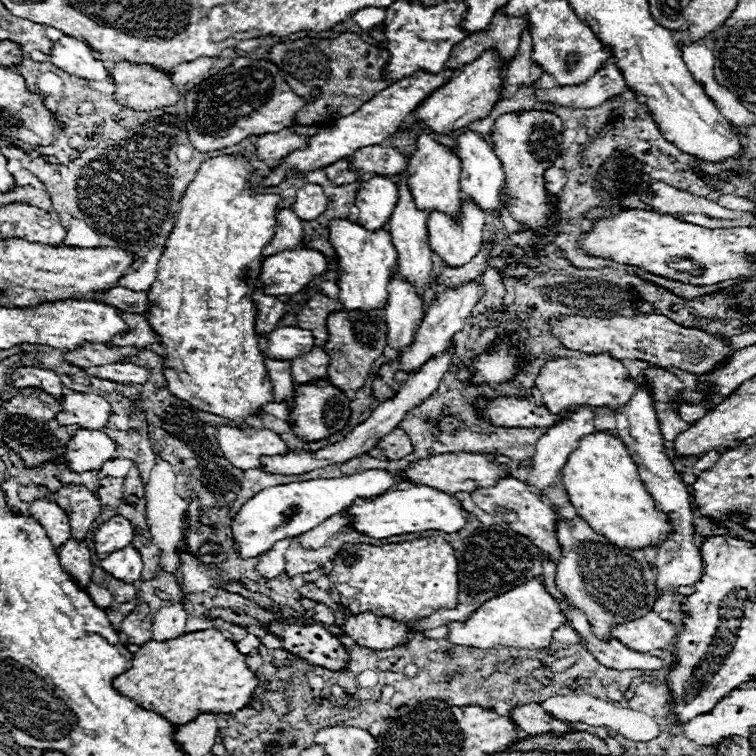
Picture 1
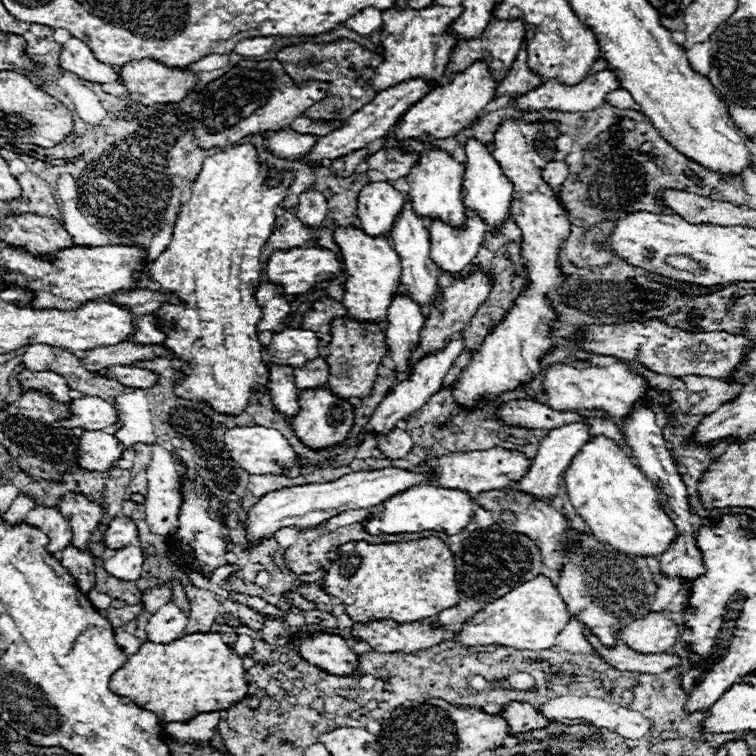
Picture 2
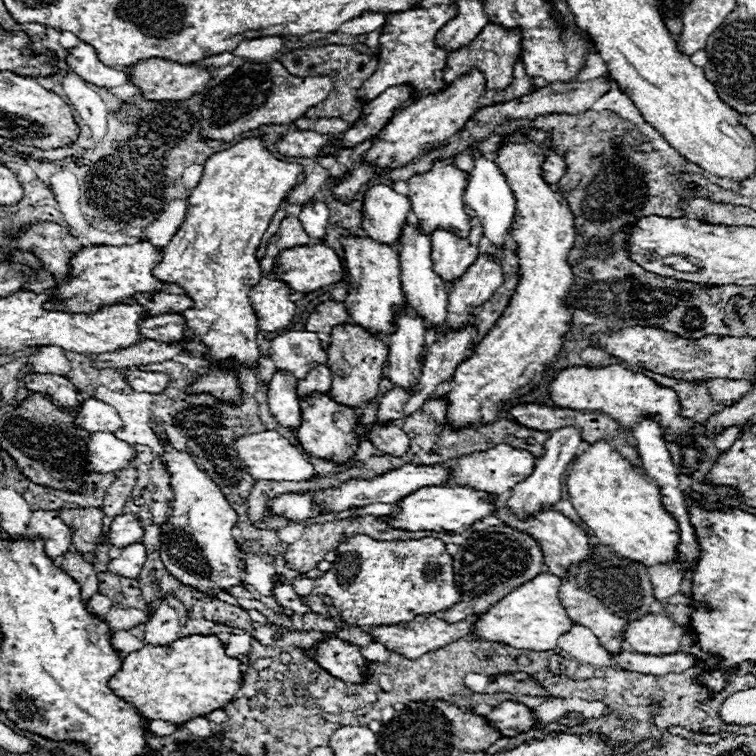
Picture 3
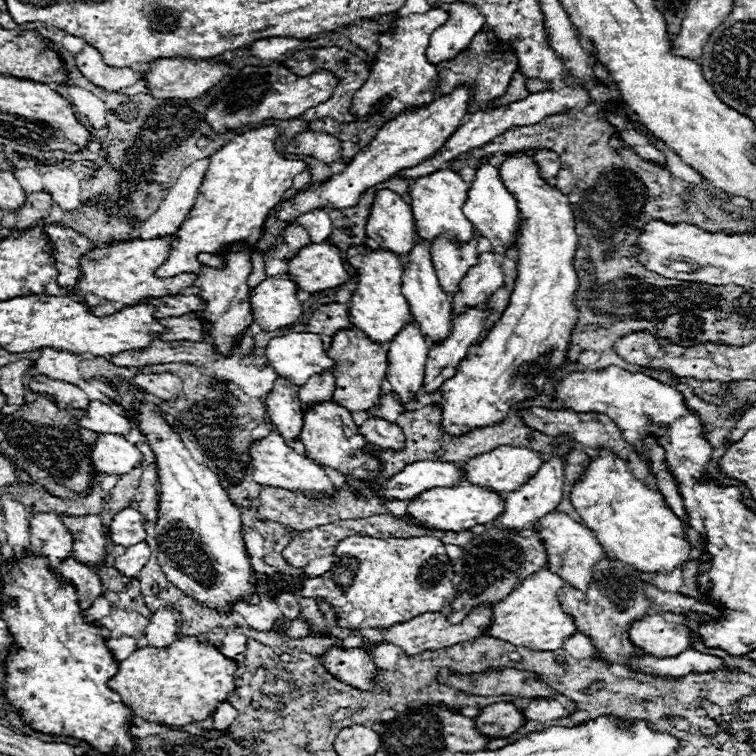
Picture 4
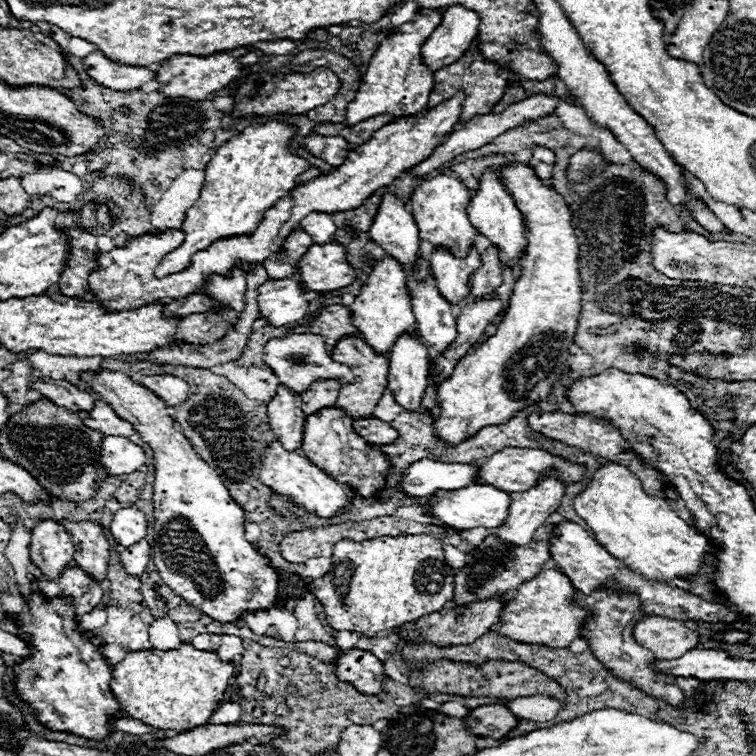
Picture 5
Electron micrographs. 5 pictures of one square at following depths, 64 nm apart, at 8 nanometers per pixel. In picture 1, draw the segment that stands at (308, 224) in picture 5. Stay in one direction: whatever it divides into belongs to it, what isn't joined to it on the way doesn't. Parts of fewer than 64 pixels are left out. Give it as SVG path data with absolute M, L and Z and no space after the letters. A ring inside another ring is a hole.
M304 184L298 194L292 210L300 220L316 220L326 210L326 194L318 184Z

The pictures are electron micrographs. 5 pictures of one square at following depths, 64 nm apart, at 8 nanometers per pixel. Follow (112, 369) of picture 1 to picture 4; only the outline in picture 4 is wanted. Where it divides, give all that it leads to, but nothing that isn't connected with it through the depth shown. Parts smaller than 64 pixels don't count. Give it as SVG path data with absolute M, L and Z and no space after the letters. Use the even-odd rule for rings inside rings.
M136 374L134 376L134 386L144 390L146 394L154 394L162 400L174 400L180 396L182 390L182 380L176 378L174 374Z

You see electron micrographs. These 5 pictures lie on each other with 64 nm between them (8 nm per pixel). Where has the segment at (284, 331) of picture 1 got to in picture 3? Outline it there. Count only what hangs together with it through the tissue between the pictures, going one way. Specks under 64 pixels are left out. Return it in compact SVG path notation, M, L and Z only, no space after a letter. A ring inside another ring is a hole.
M290 330L272 338L268 358L274 362L276 370L290 372L296 380L302 380L314 366L328 364L328 356L318 340L318 334L306 330Z

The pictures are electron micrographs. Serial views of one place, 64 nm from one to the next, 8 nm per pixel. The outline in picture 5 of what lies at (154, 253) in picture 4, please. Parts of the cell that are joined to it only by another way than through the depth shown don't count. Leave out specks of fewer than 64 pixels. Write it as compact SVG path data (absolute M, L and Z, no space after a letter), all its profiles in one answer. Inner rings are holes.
M458 92L452 100L438 104L420 118L398 118L396 122L386 124L384 128L374 132L366 144L360 144L358 148L350 150L348 158L340 168L296 186L294 192L288 194L288 198L282 198L276 206L272 206L272 210L264 214L264 220L260 222L254 234L228 236L212 242L208 248L198 250L192 256L190 266L182 272L168 274L164 278L156 278L154 274L156 266L160 266L164 256L182 244L186 236L182 230L144 234L132 238L130 244L124 248L112 248L110 252L100 252L98 256L100 270L90 276L90 288L94 290L96 302L104 304L108 310L132 310L138 306L152 304L160 298L184 298L196 290L204 290L210 274L228 276L238 262L244 264L246 272L250 270L252 264L264 264L264 260L268 260L282 248L284 238L288 238L288 234L300 228L300 220L310 212L334 214L334 212L354 210L362 206L364 200L372 196L372 192L392 184L396 178L402 176L402 172L426 160L434 152L434 148L440 146L442 140L452 132L460 116L462 102L464 94Z

